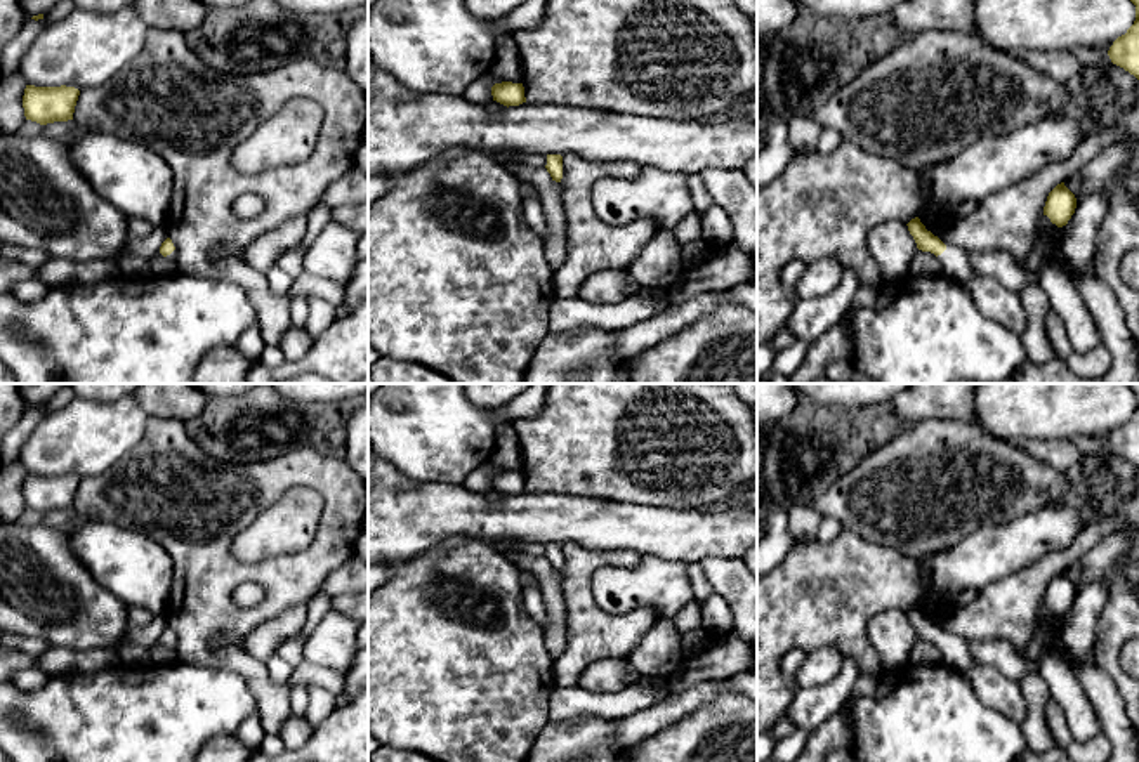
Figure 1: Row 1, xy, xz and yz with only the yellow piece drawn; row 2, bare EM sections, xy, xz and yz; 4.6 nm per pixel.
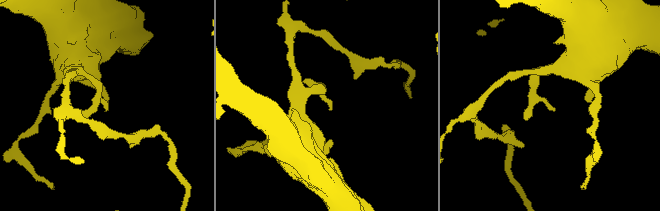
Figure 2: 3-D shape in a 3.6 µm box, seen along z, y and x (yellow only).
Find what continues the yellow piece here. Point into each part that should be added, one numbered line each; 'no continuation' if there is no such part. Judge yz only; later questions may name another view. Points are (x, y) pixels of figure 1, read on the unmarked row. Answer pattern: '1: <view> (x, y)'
1: yz (955, 653)

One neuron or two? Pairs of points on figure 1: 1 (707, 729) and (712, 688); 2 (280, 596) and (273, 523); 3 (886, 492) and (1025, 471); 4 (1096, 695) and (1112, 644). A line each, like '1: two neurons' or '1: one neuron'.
1: two neurons
2: two neurons
3: one neuron
4: two neurons

